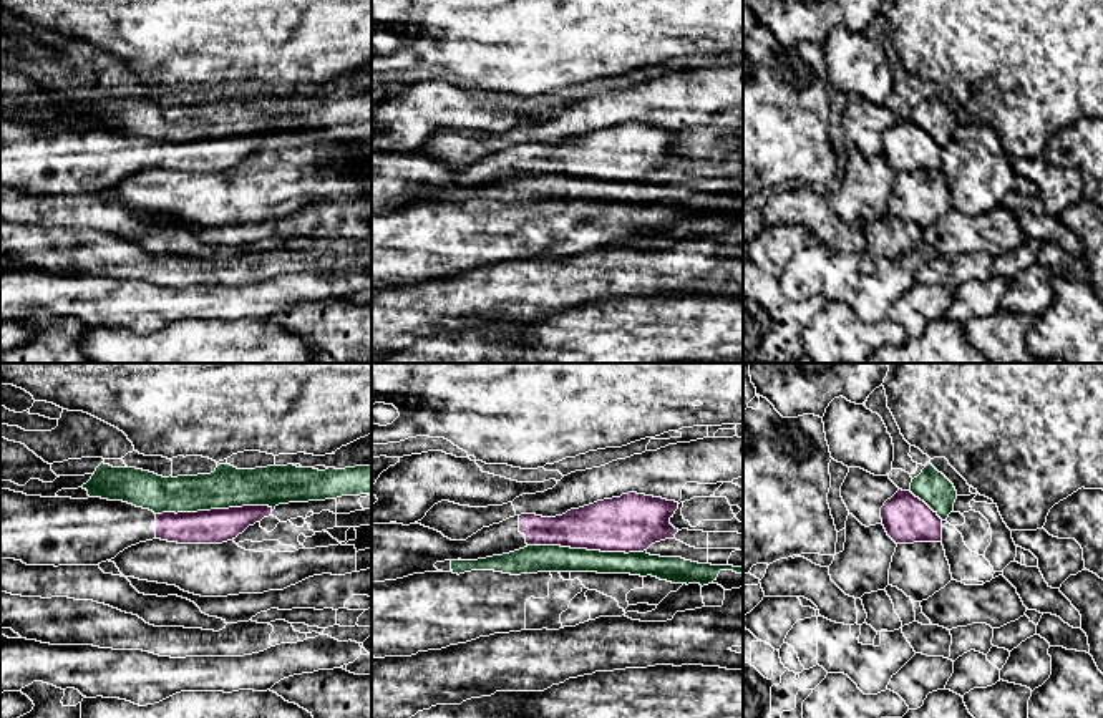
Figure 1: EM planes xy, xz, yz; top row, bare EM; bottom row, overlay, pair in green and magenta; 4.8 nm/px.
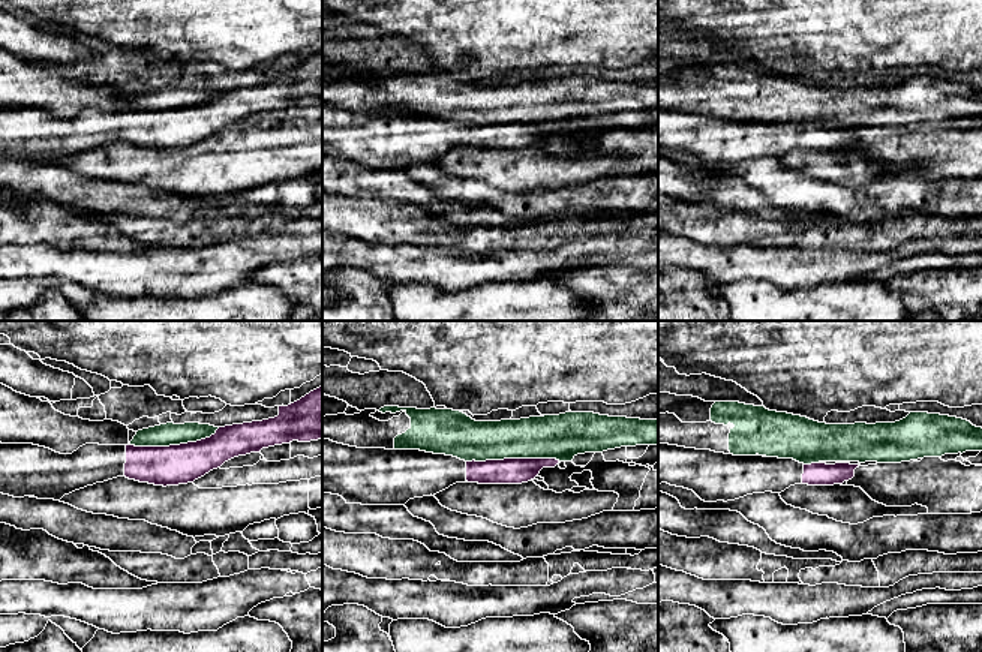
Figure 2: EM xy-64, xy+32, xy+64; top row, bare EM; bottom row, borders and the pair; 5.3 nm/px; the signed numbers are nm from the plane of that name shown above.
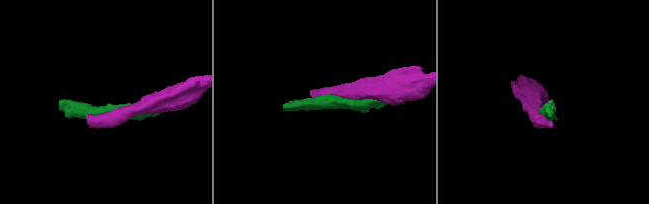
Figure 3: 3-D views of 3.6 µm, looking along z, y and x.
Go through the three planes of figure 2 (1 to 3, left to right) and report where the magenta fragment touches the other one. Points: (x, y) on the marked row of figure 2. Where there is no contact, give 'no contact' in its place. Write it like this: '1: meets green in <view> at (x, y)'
1: meets green in xy-64 at (174, 444)
2: meets green in xy+32 at (513, 457)
3: meets green in xy+64 at (810, 463)

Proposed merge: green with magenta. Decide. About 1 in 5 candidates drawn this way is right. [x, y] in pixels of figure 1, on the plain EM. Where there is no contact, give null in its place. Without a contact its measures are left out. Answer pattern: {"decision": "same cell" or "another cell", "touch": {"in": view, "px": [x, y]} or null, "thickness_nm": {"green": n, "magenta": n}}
{"decision": "another cell", "touch": {"in": "xz", "px": [586, 178]}, "thickness_nm": {"green": 130, "magenta": 280}}

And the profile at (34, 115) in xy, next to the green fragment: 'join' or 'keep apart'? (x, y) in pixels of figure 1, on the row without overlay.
join

